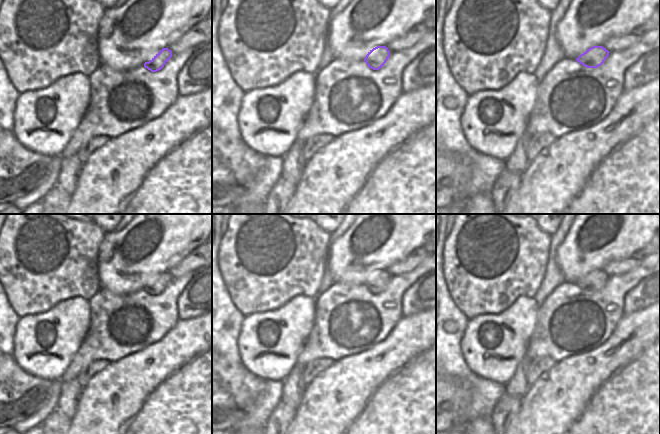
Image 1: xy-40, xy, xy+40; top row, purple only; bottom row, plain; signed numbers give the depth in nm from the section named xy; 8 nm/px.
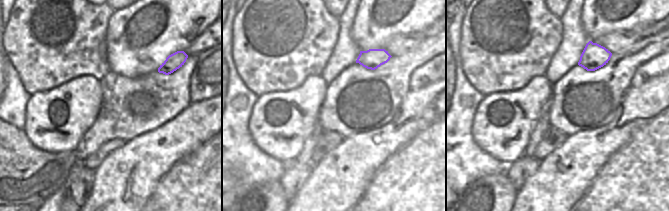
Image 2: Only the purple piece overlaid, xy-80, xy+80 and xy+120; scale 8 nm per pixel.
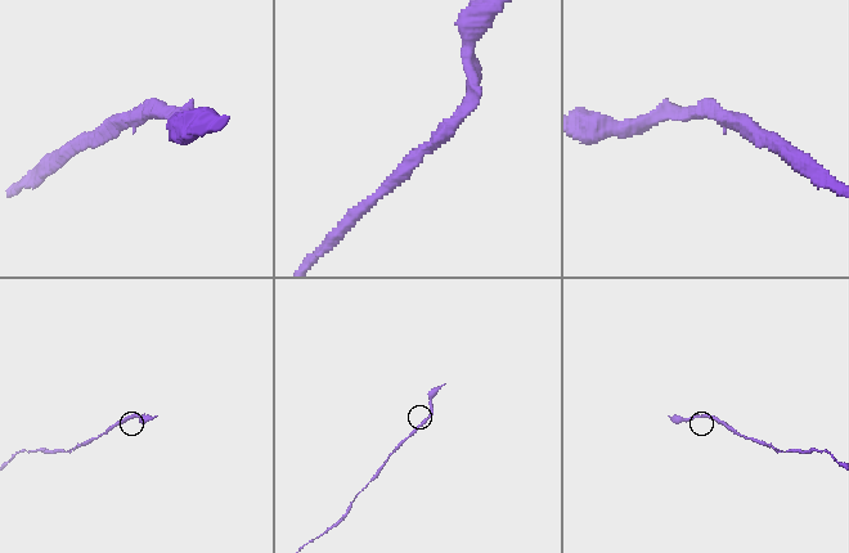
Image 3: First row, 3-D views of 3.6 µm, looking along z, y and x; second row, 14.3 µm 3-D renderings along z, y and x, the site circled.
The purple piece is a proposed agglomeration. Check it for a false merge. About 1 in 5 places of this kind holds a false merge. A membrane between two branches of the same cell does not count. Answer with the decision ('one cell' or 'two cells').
one cell

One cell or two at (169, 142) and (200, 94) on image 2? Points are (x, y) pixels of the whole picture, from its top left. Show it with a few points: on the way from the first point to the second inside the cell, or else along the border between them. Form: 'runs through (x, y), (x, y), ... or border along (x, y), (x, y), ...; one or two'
border along (211, 97), (190, 103); two

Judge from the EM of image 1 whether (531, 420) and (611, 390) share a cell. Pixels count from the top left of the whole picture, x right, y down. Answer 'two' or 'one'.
one

